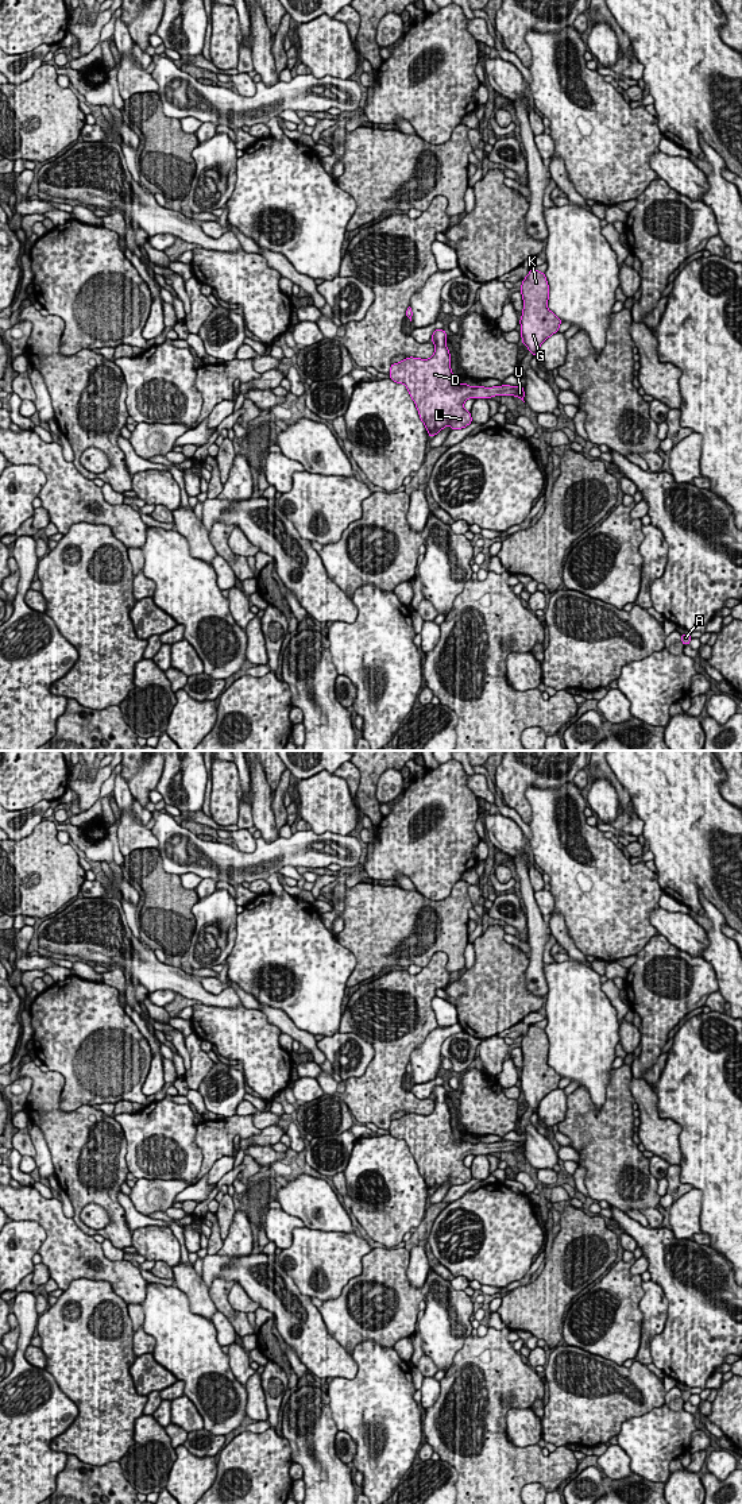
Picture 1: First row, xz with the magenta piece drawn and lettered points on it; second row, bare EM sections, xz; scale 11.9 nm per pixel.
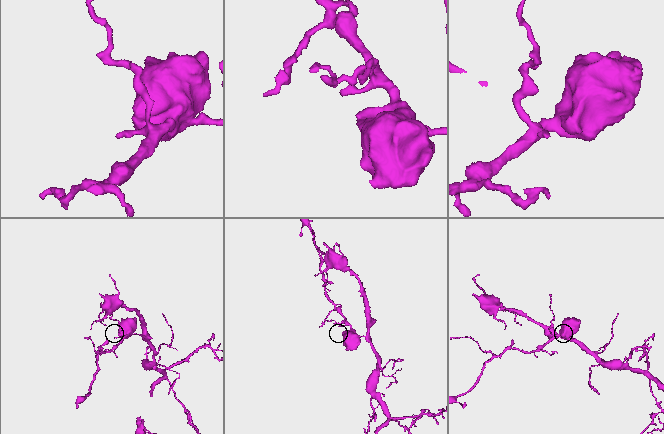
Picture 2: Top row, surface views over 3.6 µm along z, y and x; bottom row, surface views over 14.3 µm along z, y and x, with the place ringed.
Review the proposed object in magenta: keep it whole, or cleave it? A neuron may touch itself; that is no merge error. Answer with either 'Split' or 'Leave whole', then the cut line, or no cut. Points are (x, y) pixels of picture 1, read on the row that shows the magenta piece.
Leave whole. No split

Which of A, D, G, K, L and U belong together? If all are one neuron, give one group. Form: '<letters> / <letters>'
A D G K L U

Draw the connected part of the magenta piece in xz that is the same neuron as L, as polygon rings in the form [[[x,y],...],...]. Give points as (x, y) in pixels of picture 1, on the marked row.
[[[434,329],[432,342],[436,348],[429,359],[410,356],[390,367],[390,379],[407,387],[429,437],[447,425],[452,429],[469,425],[471,412],[464,409],[468,398],[510,394],[522,401],[525,398],[523,386],[471,387],[463,382],[456,385],[451,370],[451,354],[445,343],[447,336],[444,329]]]

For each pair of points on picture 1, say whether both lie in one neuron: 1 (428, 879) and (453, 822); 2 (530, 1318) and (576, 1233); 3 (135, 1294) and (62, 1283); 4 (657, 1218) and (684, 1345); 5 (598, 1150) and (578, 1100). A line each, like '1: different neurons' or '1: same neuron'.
1: same neuron
2: same neuron
3: same neuron
4: different neurons
5: same neuron

